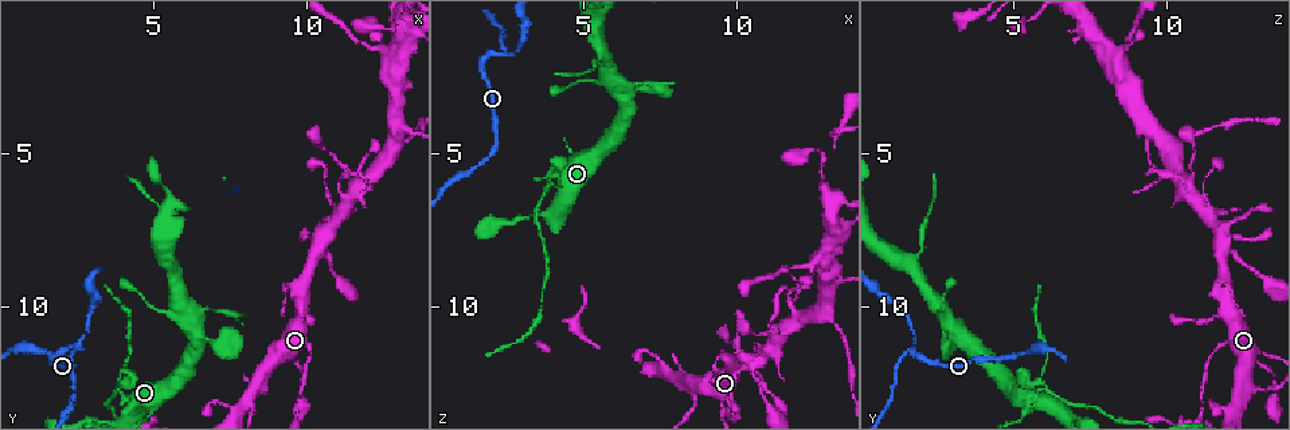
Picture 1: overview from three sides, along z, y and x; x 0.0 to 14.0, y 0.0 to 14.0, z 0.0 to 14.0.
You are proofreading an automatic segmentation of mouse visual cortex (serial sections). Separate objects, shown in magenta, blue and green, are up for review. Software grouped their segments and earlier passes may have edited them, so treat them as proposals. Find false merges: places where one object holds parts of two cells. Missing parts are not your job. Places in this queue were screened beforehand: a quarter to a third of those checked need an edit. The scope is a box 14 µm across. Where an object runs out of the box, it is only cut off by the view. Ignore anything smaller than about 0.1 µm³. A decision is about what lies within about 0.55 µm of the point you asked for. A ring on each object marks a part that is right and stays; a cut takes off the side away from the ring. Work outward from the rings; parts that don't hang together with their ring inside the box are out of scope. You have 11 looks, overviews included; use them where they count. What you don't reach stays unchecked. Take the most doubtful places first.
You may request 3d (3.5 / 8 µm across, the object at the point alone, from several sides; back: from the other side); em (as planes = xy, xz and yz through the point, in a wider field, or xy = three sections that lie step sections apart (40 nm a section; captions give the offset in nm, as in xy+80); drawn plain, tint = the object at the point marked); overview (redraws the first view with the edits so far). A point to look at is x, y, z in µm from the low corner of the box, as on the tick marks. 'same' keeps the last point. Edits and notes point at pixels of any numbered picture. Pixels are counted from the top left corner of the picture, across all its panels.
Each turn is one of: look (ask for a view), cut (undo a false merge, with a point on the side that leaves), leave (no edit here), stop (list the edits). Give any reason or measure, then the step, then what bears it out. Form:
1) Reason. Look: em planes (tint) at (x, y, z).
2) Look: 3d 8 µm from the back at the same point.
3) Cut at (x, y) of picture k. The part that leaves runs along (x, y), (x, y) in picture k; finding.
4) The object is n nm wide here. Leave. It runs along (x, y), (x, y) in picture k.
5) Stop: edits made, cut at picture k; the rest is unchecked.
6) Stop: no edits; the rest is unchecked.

A fork. Look: 3d 8 µm at (2.5, 11.3, 1.8).

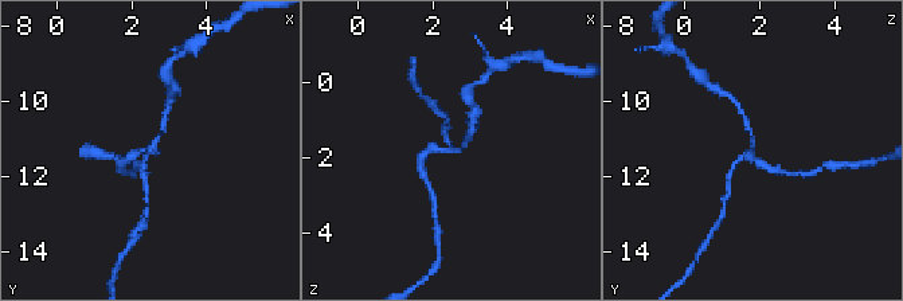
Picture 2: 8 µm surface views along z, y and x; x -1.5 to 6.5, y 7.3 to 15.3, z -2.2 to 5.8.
Look: em xy step 5 (tint) at (2.4, 11.3, 1.8).

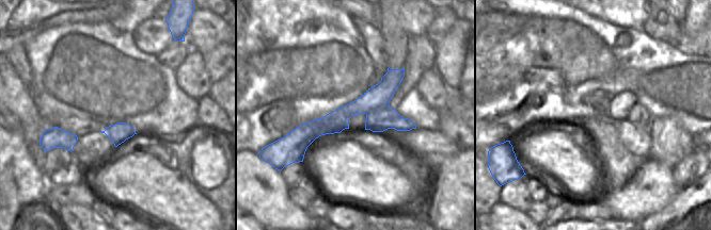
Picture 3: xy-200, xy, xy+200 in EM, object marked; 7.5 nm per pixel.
Cut at (445, 128) of picture 2. A border runs along (388, 103), (366, 114) in picture 3; a second cell is stuck on.

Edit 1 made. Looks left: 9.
Look: overview.

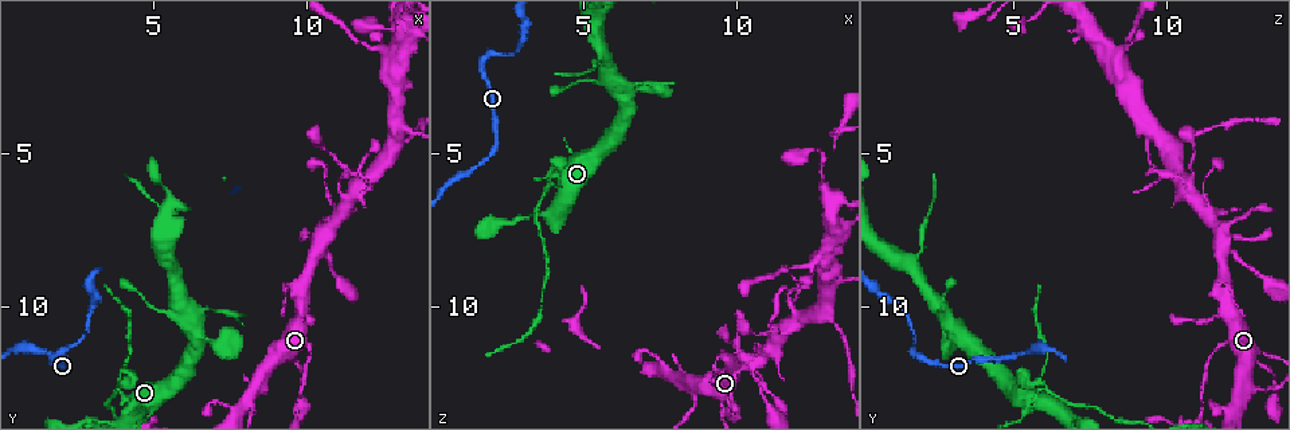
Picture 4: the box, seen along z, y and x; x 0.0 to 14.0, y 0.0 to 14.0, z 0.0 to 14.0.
Sharp bend. Look: 3d 3.5 µm at (3.8, 12.6, 6.1).

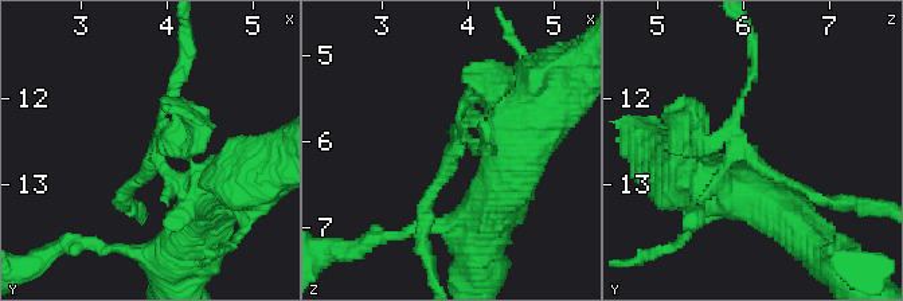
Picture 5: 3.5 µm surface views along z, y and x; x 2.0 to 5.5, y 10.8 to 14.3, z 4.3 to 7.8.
Cut at (699, 117) of picture 5. The part that leaves runs along (461, 126), (423, 233) in picture 5; a second cell is stuck on.

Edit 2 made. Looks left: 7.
Side arm on a straight run. Look: 3d 8 µm at (10.5, 8.1, 12.0).

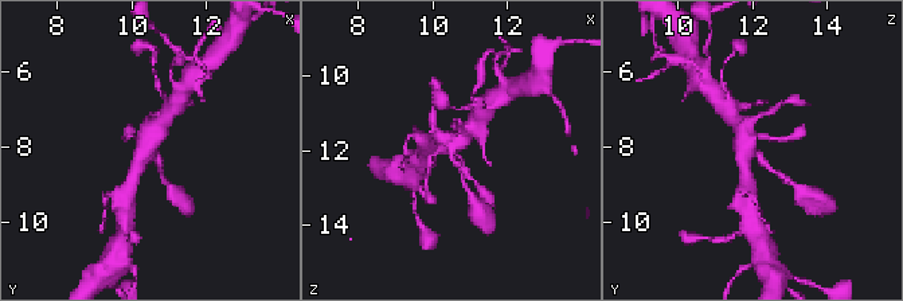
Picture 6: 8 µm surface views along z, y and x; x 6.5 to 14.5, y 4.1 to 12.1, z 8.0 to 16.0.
Need the tissue. Look: em xy step 3 (tint) at (10.6, 8.1, 12.0).

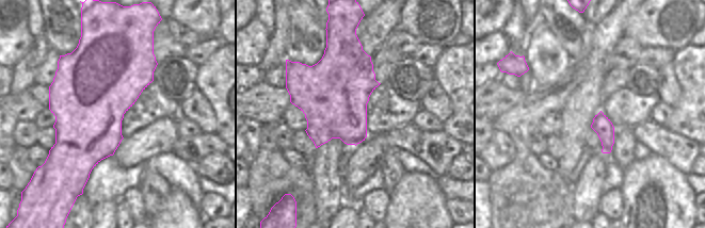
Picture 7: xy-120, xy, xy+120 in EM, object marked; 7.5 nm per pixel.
Leave. It runs along (132, 182), (145, 145), (165, 117) in picture 6; all the same cell.

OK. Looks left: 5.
Arms part here. Look: 3d 3.5 µm at (13.0, 4.7, 10.3).

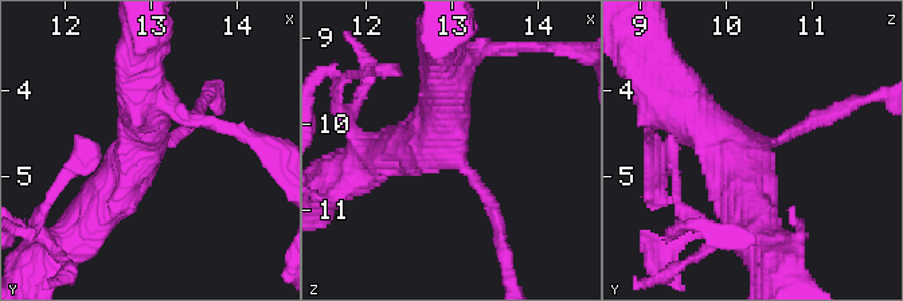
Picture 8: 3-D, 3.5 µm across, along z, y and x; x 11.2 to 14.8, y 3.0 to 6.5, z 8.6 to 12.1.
Look: em xy step 1 (tint) at (13.00, 4.60, 10.30).

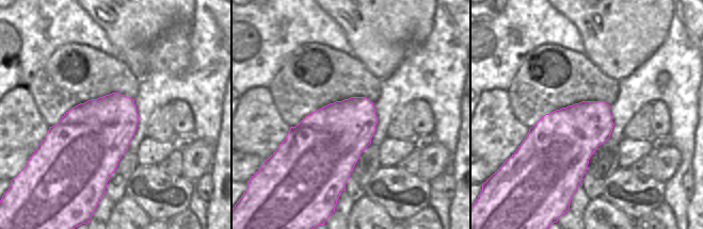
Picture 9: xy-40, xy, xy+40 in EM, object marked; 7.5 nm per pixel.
Look: em xy step 5 (tint) at the same point.

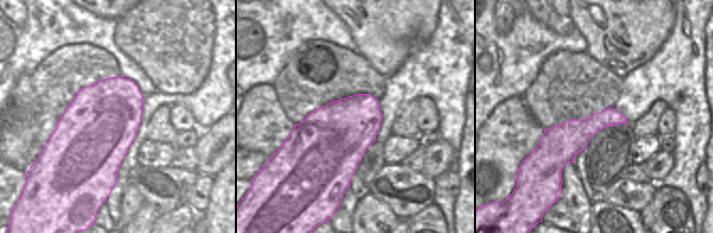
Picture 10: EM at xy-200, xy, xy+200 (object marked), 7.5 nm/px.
The arms are 100, 500, 600 nm wide. Leave. It runs along (755, 231), (742, 165), (673, 98) in picture 8; one cell here.

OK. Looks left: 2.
Look: 3d 8 µm from the back at (8.6, 12.8, 13.2).

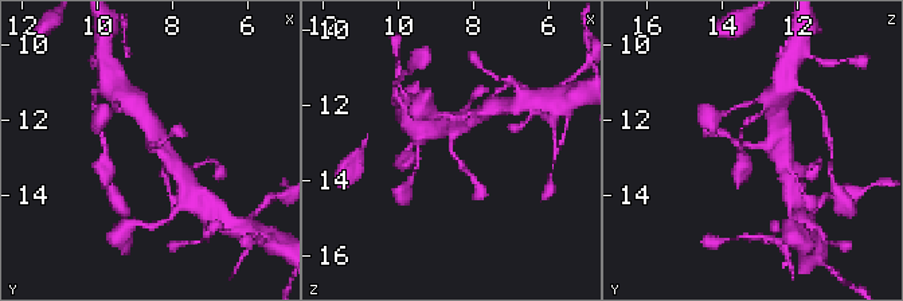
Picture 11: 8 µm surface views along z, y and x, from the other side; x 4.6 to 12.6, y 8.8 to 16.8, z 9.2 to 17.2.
The arms are 150, 350 nm wide. Look: em xy step 5 (tint) at (8.6, 12.7, 13.2).

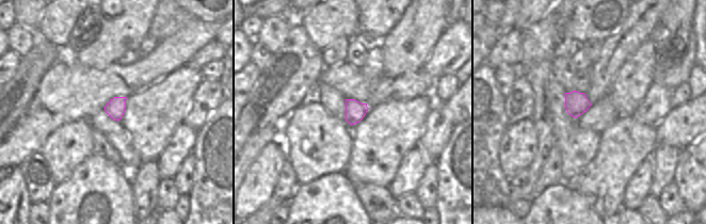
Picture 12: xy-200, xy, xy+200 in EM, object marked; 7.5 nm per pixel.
The object is 160 nm wide here. Leave. It runs along (456, 121), (450, 152), (475, 179) in picture 11; continuous, no second cell.

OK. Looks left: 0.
Stop: edits made, cut at picture 2, cut at picture 5; the rest is unchecked.

